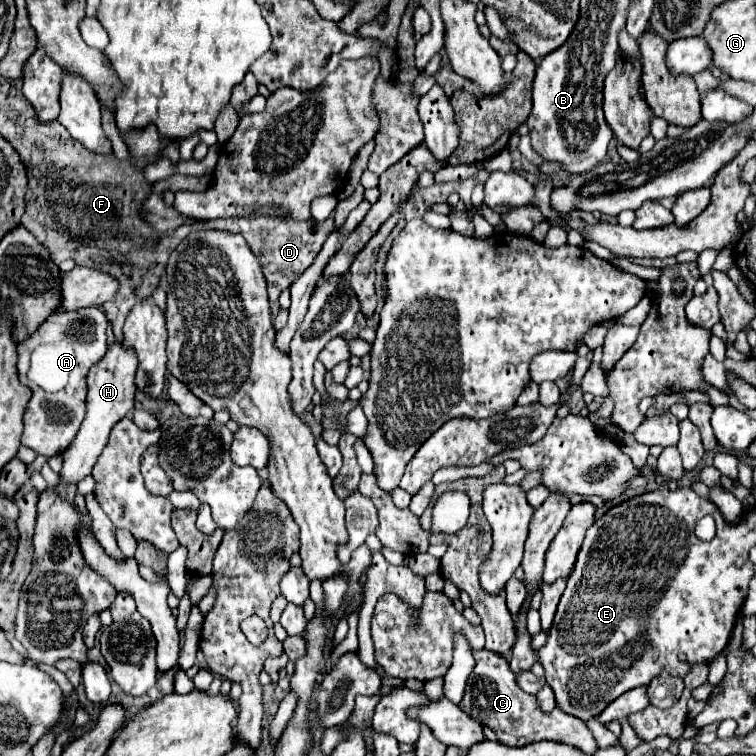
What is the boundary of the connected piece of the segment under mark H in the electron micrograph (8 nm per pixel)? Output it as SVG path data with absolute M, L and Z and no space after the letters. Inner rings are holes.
M115 340L105 356L91 366L87 374L87 414L85 420L73 440L73 444L63 452L63 468L61 468L61 482L63 484L77 484L85 476L91 474L97 458L101 456L105 444L109 442L111 428L123 420L135 404L135 372L137 372L137 354L133 348L127 348L123 340Z

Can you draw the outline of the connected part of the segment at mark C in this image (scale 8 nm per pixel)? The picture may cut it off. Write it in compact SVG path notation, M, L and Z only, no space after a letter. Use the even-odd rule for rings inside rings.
M489 650L473 652L473 656L475 656L477 666L473 670L473 676L469 676L469 684L465 688L463 712L467 712L473 720L479 720L481 724L489 726L497 734L499 742L507 746L525 746L525 744L539 742L539 740L555 740L555 742L577 746L589 754L597 750L597 744L589 728L585 726L585 722L561 712L559 708L555 708L551 714L545 714L537 706L535 696L523 692L515 684L515 674L511 672L509 662L505 658Z

